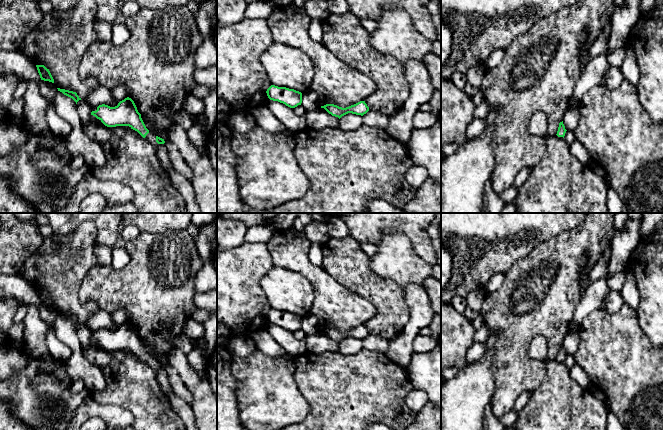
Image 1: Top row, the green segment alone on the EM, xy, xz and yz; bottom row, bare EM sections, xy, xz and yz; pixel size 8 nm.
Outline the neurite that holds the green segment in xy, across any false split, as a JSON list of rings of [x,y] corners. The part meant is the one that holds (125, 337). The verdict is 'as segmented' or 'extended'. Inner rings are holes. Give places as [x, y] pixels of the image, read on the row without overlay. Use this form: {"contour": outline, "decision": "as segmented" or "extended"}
{"contour": [[[129,321],[120,325],[115,331],[105,328],[99,329],[96,335],[91,336],[91,339],[99,343],[107,351],[129,350],[156,373],[167,373],[164,363],[155,360],[146,352],[134,325]]], "decision": "extended"}

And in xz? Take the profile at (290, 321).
{"contour": [[[271,309],[266,317],[270,324],[278,325],[290,332],[295,332],[302,327],[302,317],[294,313]]], "decision": "as segmented"}

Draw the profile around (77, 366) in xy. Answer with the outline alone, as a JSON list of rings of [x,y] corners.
[[[58,315],[54,321],[56,337],[71,348],[70,357],[64,361],[68,375],[72,382],[81,381],[84,389],[89,392],[104,390],[108,380],[101,369],[90,363],[83,354],[76,326]]]

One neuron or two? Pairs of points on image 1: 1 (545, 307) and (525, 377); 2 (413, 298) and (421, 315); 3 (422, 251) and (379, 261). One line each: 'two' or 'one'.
1: one
2: one
3: two

